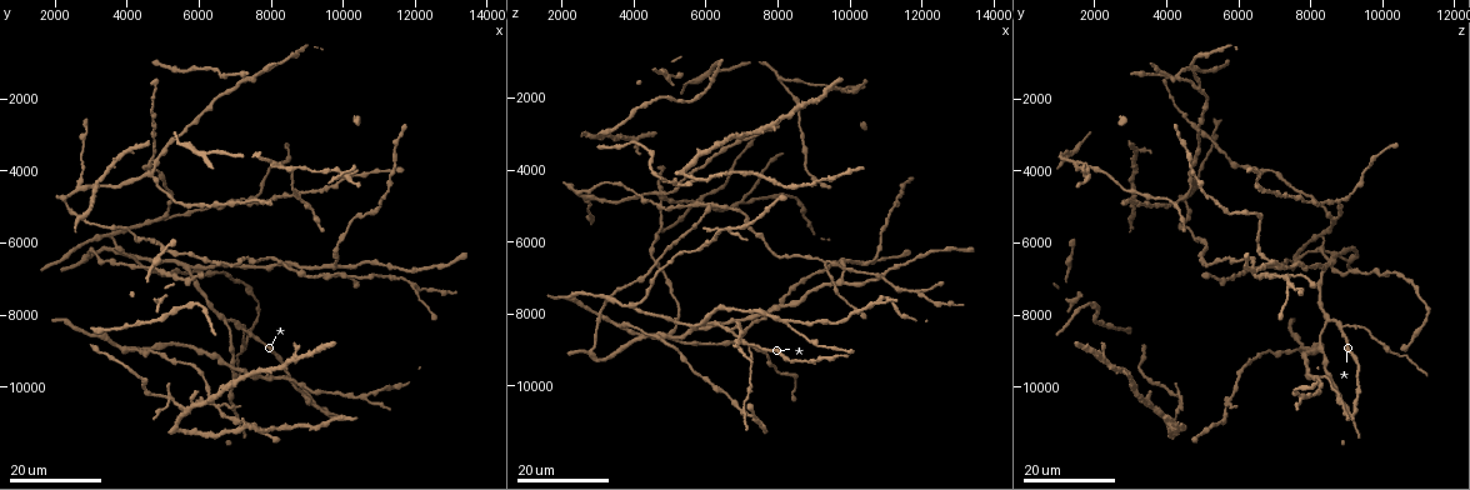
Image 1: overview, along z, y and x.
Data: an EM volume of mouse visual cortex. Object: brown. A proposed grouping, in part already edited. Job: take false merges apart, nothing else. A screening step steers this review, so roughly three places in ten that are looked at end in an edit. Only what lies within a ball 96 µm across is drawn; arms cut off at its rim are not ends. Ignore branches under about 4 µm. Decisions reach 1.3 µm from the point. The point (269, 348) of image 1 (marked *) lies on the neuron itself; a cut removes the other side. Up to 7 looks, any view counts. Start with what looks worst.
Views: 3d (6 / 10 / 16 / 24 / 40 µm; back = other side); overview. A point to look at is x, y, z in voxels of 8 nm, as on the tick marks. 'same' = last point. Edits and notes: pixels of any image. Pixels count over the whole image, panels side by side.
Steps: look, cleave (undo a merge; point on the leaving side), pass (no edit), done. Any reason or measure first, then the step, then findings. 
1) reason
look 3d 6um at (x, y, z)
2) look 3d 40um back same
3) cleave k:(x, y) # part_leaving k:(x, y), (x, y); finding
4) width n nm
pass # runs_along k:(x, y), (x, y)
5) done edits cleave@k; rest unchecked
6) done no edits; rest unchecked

four arms meet
look 3d 16um at (5100, 10300, 4400)

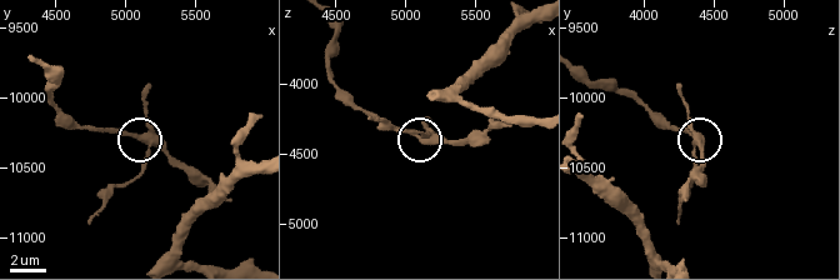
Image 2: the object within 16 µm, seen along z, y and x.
look 3d 10um at (5160, 10300, 4380)

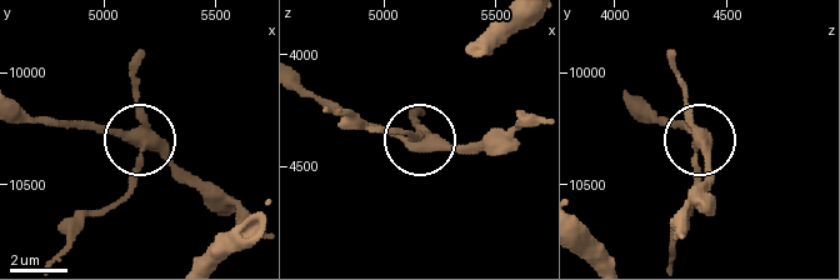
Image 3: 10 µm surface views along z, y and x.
side_arm 6 um
pass # one neuron here

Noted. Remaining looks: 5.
look 3d 24um at (6500, 10600, 5600)

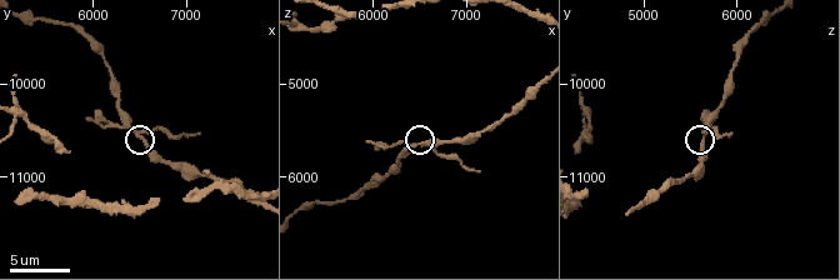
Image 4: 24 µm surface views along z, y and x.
look 3d 6um at (6550, 10600, 5650)

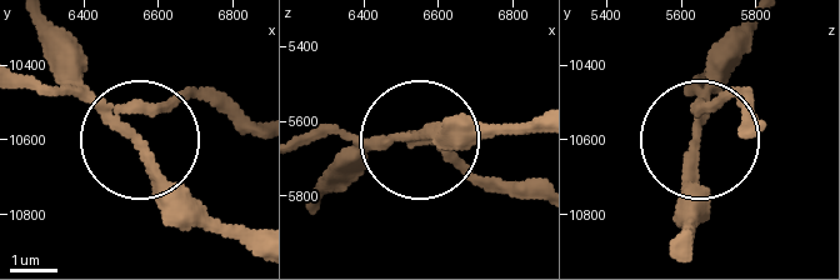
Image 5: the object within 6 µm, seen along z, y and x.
arms 3
pass # runs_along 5:(753, 30), (694, 130), (749, 94); continuous, no second neuron

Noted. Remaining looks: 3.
look 3d 24um at (10700, 10200, 7700)

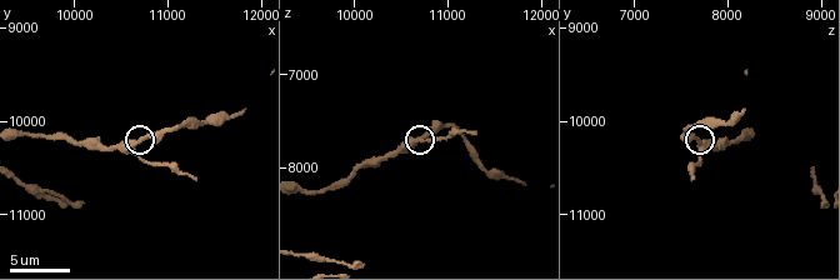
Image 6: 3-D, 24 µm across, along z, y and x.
zoom in
look 3d 6um at (10600, 10300, 7700)

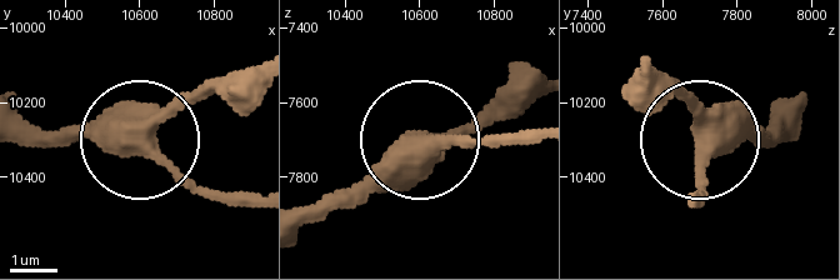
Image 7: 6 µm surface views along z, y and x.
side_arm 7 um
pass # runs_along 7:(789, 126), (709, 143), (705, 198); continuous, no second neuron

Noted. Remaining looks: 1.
done no edits; rest unchecked

